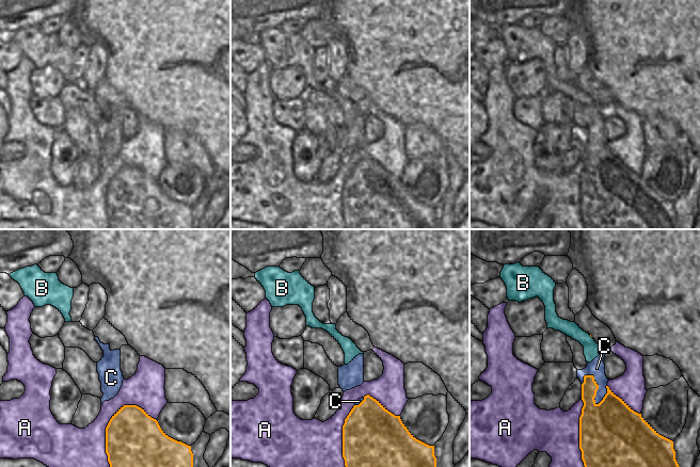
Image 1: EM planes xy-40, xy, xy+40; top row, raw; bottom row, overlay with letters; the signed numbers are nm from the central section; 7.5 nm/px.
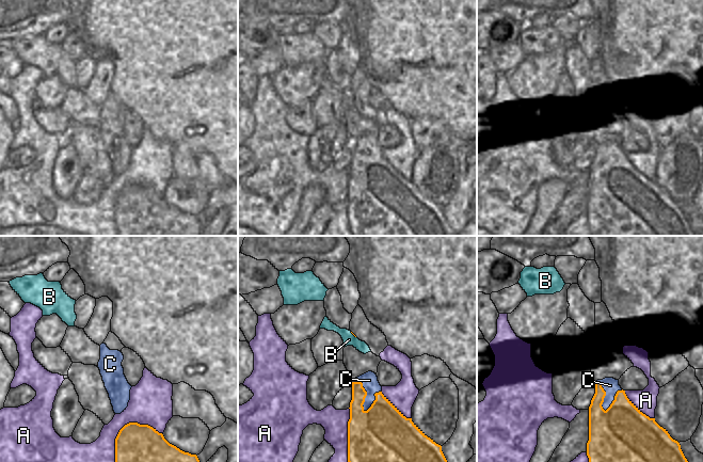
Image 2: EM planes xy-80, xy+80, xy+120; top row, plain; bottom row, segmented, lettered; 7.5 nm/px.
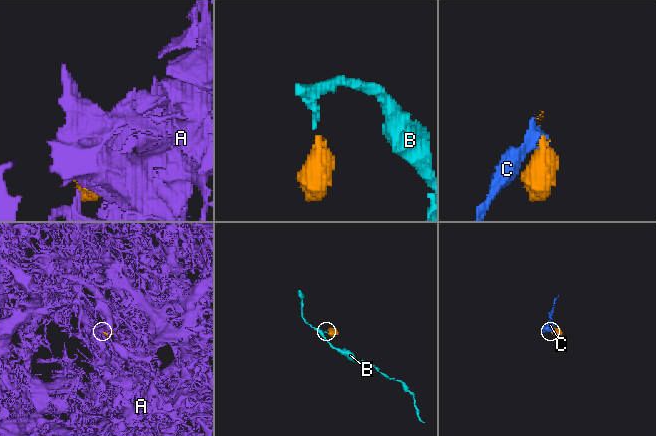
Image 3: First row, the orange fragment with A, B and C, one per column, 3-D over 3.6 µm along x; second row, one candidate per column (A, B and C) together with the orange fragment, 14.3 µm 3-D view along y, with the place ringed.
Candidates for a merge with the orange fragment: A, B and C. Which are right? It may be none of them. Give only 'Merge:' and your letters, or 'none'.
Merge: B

